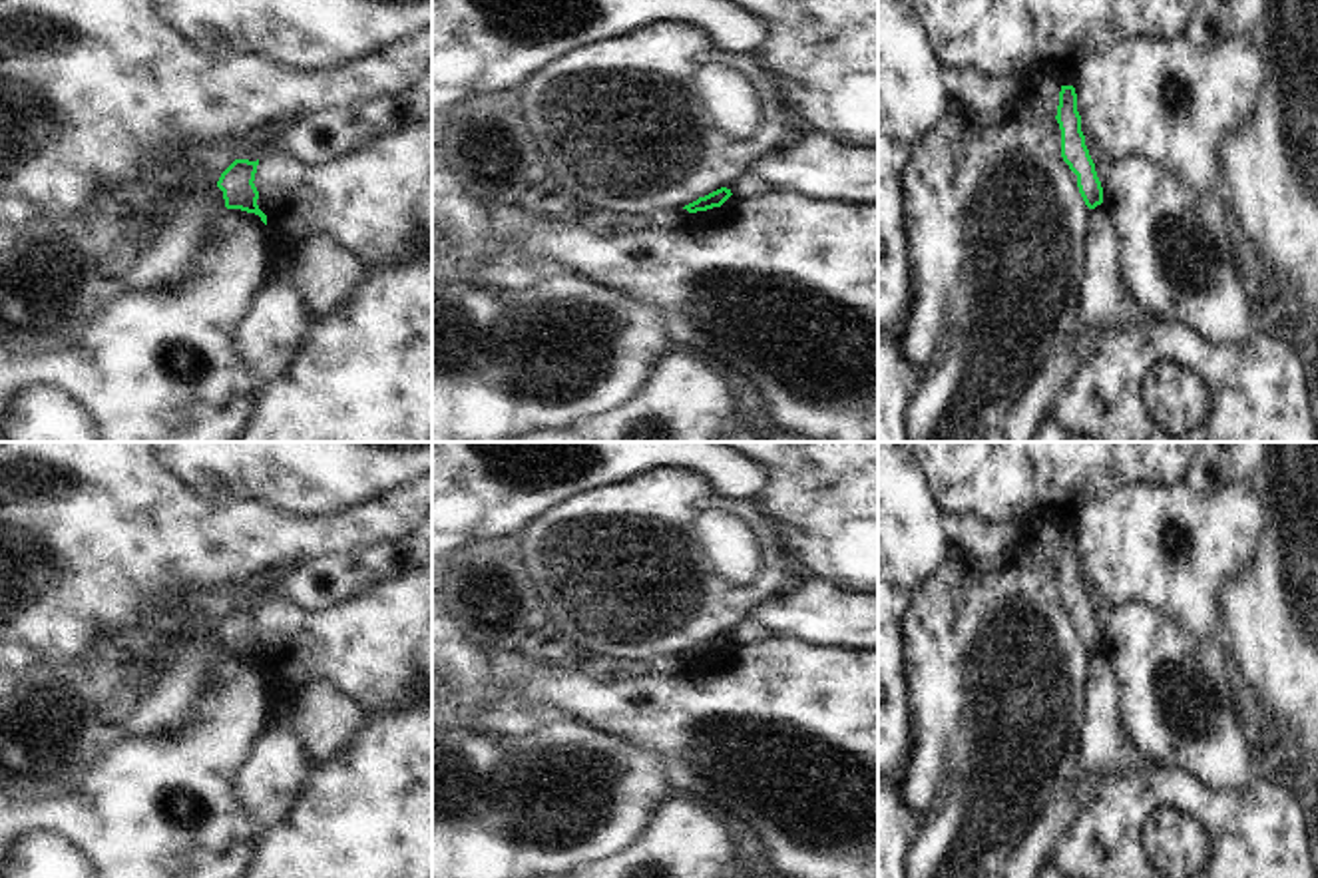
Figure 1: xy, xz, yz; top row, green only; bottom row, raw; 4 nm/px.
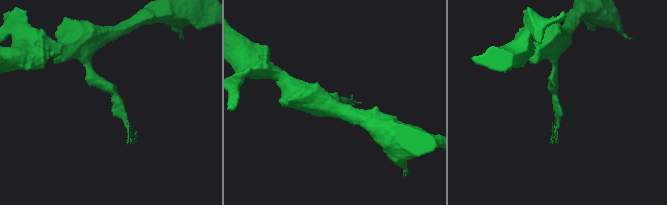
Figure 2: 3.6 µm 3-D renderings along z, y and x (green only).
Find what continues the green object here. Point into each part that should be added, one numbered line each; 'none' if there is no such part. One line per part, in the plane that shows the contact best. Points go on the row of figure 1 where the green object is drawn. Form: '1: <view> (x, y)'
none

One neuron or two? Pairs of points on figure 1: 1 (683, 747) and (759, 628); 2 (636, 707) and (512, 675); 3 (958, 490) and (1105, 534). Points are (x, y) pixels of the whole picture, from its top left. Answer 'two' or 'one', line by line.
1: two
2: two
3: two

